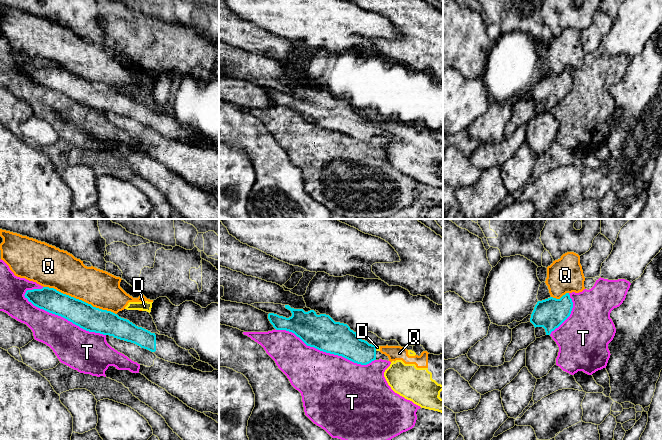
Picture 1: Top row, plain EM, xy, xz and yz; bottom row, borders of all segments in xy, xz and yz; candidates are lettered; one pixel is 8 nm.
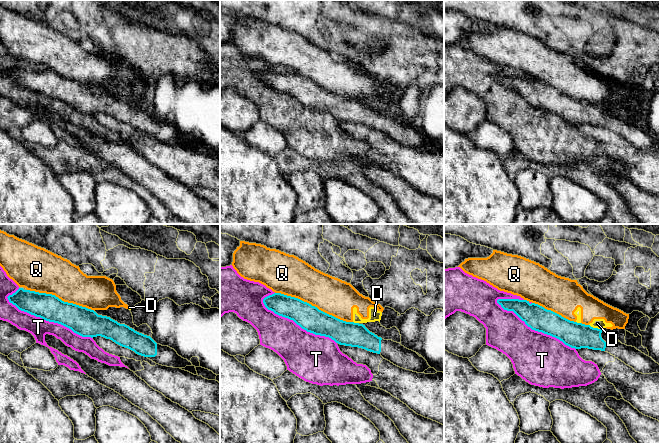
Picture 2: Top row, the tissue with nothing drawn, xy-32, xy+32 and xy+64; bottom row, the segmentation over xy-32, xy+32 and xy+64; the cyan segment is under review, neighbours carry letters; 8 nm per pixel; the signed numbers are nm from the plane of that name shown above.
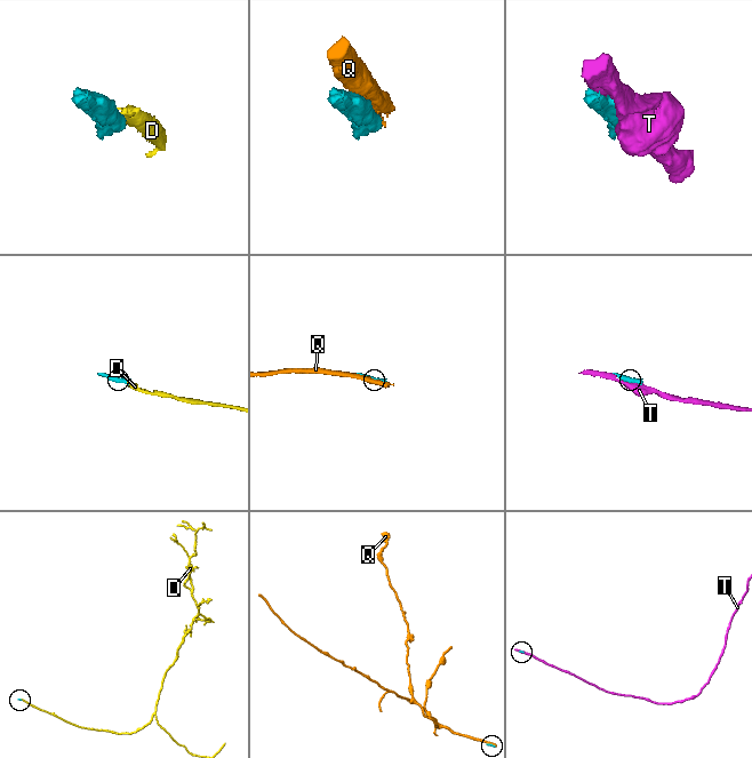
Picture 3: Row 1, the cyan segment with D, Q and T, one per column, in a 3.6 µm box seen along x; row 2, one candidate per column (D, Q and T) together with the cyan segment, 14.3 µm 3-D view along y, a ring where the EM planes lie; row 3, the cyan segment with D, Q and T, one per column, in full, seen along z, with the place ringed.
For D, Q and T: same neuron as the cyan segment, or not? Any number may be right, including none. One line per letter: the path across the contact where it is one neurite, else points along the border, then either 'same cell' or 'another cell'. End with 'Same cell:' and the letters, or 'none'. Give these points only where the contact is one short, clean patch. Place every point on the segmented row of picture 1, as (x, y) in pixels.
D: border xz (375, 346), (376, 349); another cell
Q: another cell
T: another cell
Same cell: none

